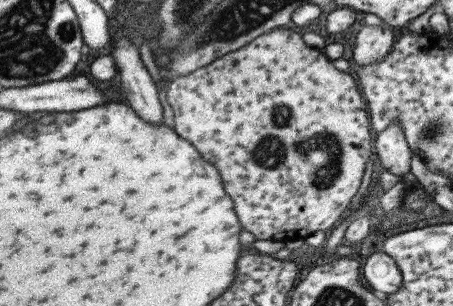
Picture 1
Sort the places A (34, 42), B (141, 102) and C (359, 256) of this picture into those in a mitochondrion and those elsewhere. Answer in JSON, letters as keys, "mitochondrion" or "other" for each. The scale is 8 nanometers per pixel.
{"A":"mitochondrion","B":"other","C":"other"}

